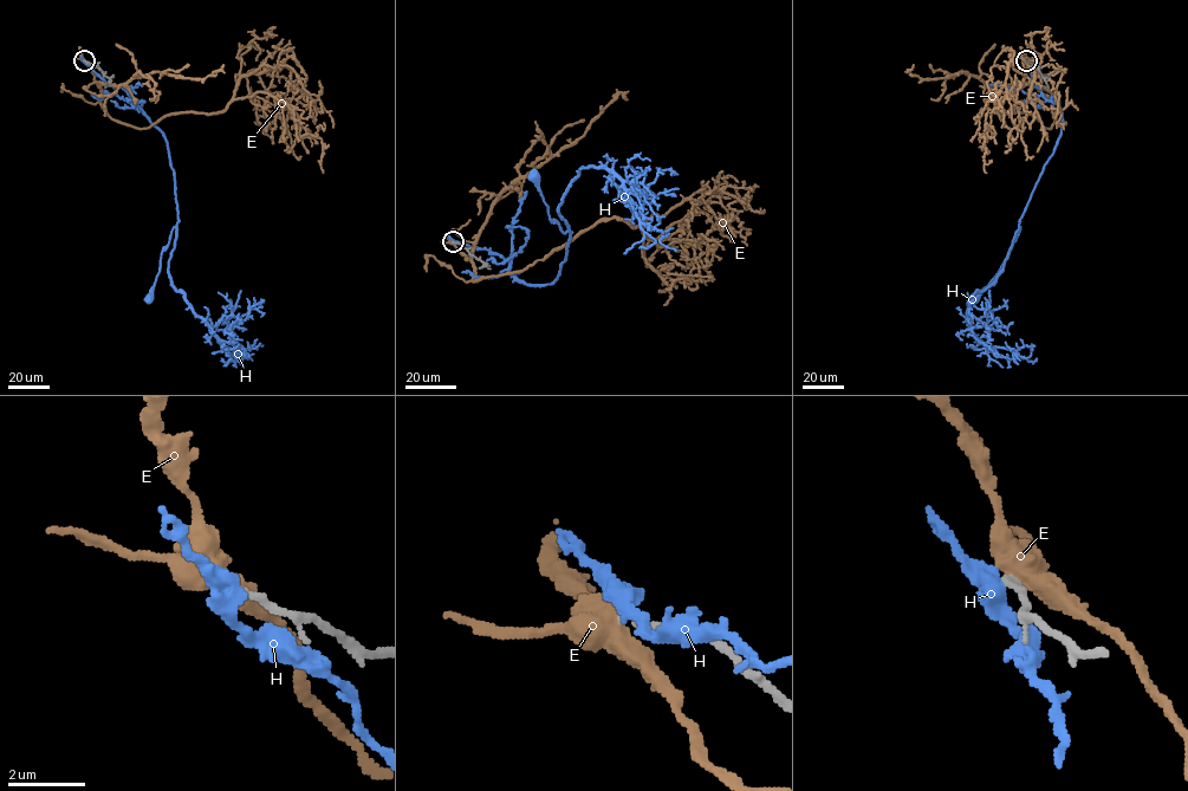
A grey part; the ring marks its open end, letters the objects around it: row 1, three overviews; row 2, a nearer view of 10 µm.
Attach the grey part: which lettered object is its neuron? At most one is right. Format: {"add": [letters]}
{"add": []}

